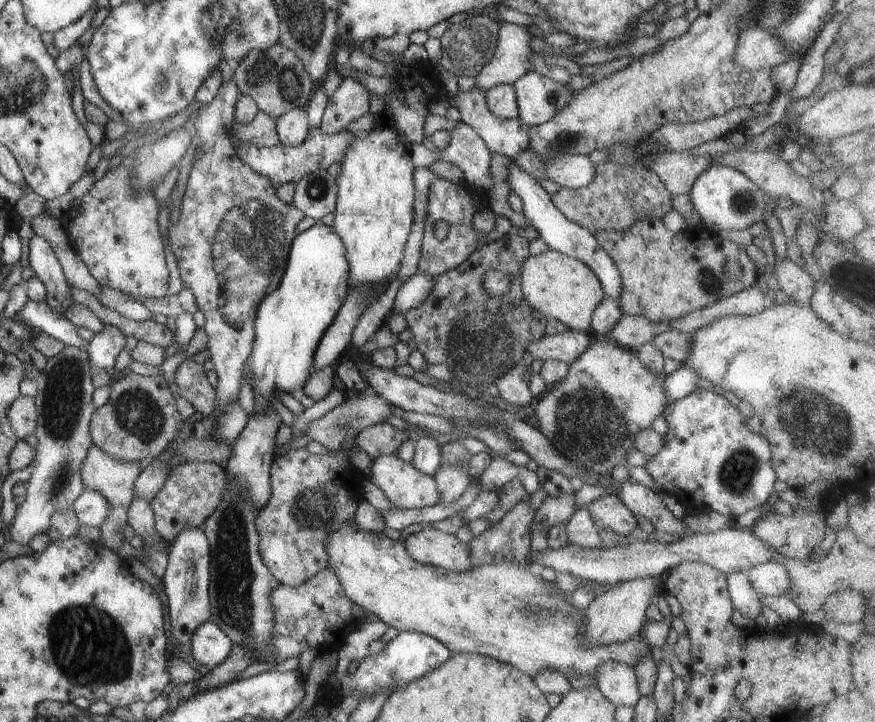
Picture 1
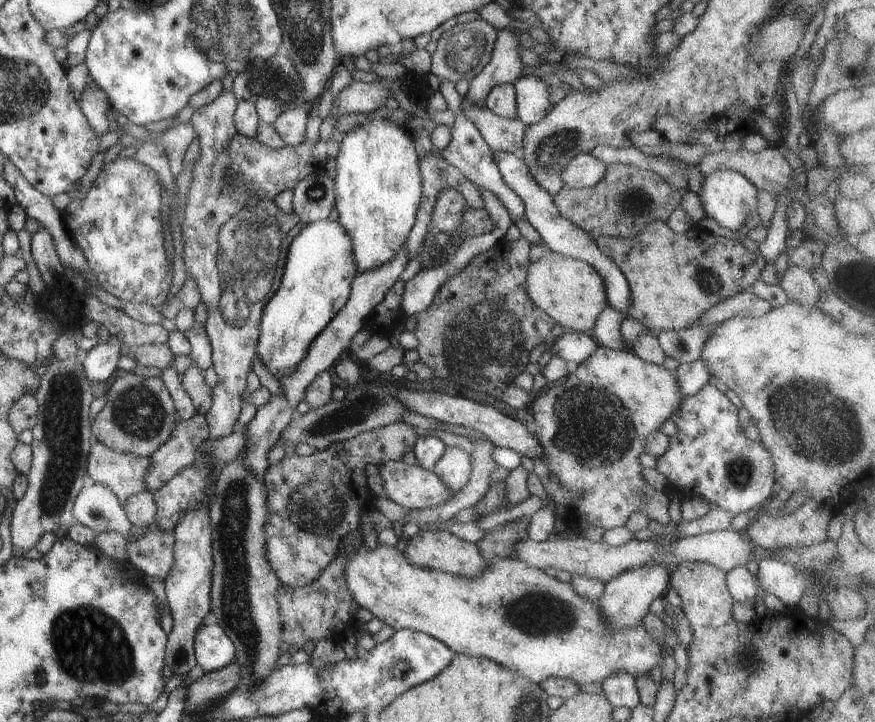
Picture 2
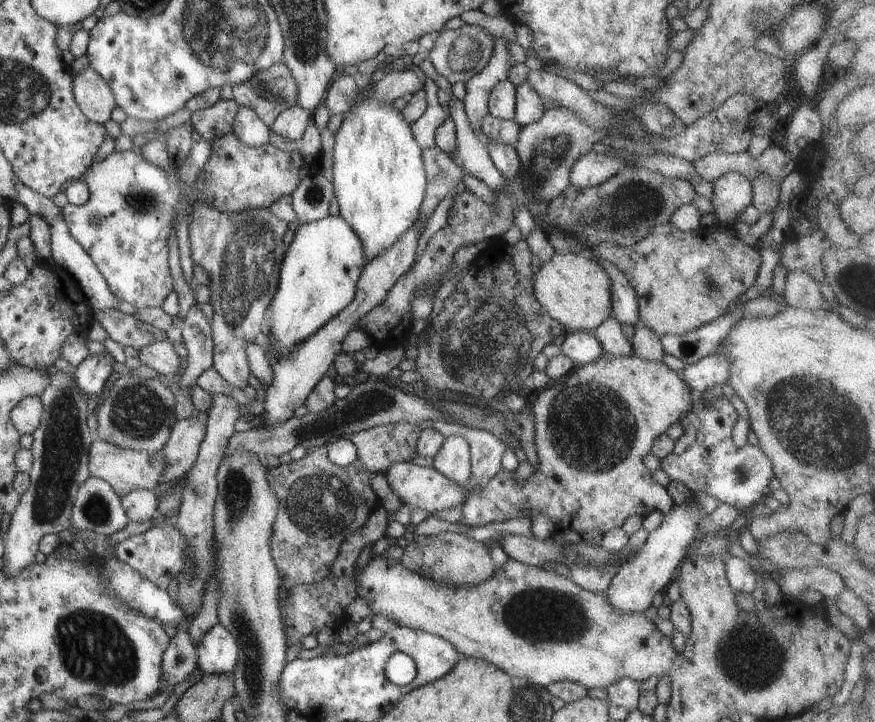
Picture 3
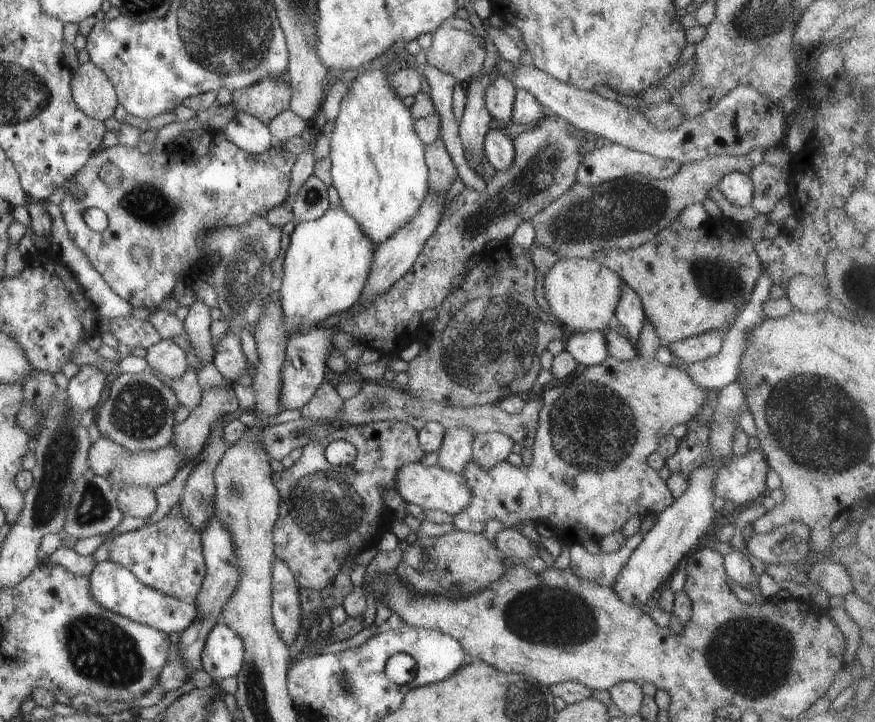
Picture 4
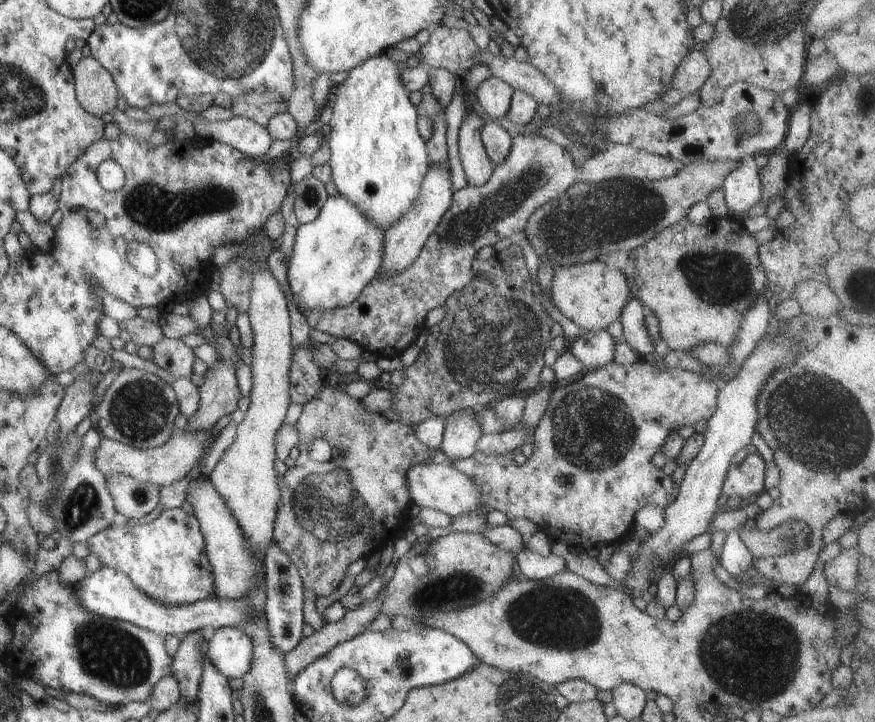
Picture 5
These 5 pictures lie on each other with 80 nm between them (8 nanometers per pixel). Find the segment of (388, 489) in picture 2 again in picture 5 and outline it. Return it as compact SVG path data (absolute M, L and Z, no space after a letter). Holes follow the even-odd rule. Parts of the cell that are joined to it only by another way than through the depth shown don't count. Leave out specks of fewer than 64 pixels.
M429 462L411 466L407 470L407 490L409 490L409 498L413 505L443 512L451 518L471 512L479 504L479 498L481 498L479 486L475 486L471 478L467 478L465 474L447 463Z

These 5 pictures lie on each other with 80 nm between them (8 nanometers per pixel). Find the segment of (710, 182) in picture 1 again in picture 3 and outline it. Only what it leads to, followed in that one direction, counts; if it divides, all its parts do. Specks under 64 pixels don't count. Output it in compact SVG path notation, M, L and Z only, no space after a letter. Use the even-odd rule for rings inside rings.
M721 173L713 182L710 202L718 224L734 227L738 214L751 202L751 184L739 173Z

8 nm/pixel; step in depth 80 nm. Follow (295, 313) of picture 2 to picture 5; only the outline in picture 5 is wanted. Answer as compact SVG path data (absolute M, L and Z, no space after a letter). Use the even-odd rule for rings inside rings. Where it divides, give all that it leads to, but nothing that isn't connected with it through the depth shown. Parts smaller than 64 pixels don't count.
M338 193L327 196L316 219L296 228L295 242L293 242L289 264L287 264L287 282L297 309L325 310L325 308L347 306L353 302L363 290L363 286L367 286L367 282L378 274L381 258L383 258L383 246L385 246L383 240L385 240L385 230L373 226L371 218L367 218L359 210L359 206L351 204L345 196Z

